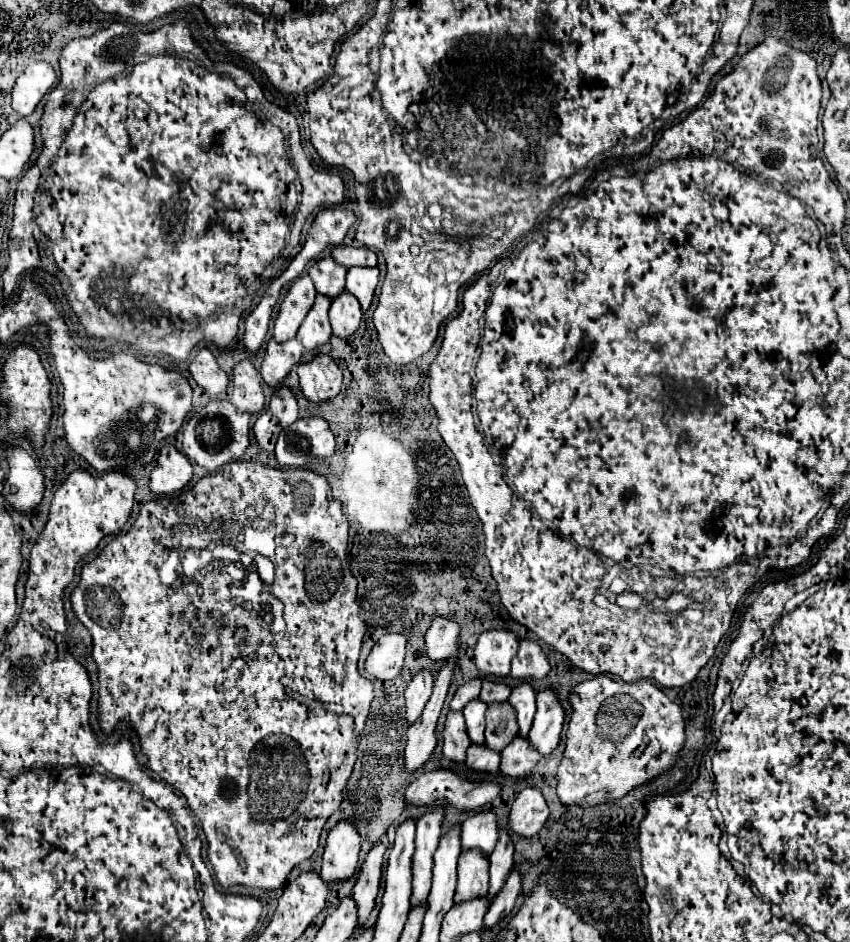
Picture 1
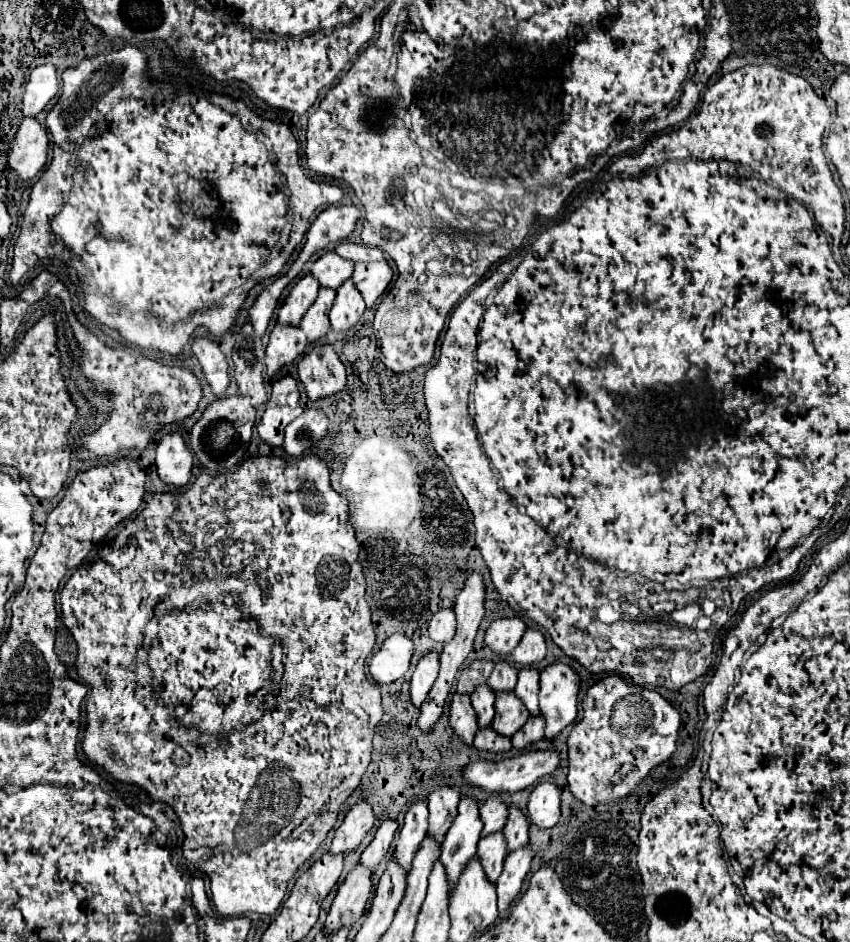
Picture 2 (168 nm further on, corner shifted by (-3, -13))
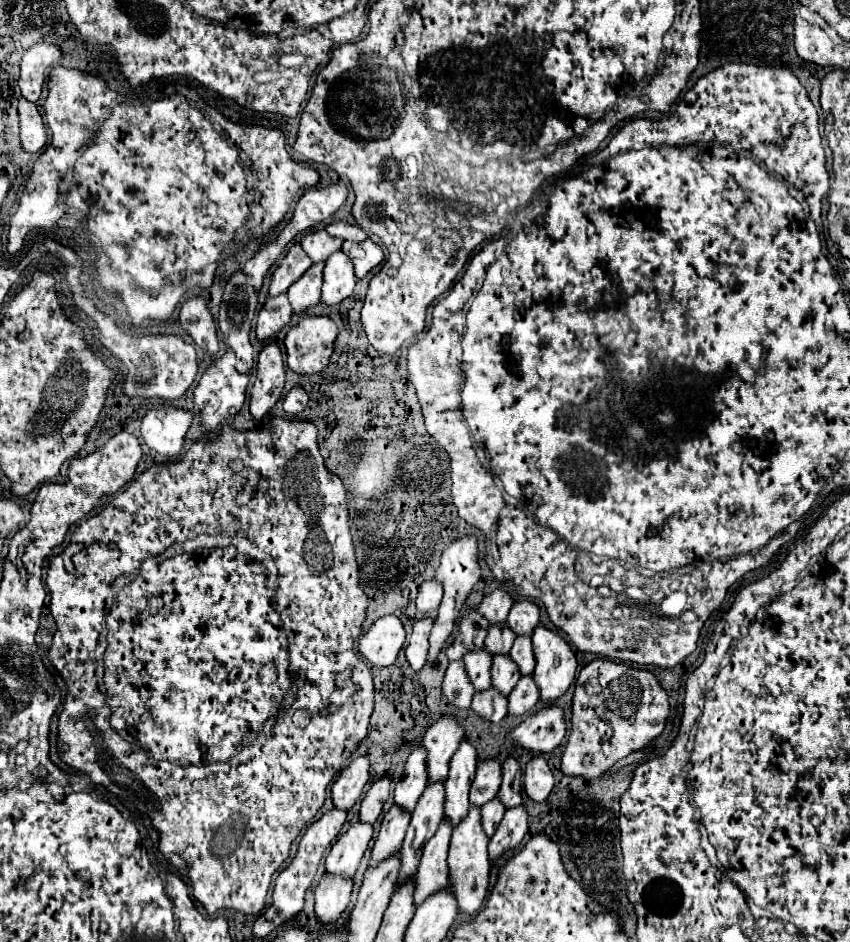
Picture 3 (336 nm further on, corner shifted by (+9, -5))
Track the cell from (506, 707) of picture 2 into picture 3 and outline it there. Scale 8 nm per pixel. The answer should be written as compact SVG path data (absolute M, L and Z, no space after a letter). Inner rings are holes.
M498 655L492 659L492 687L496 687L496 691L500 691L504 697L512 693L512 687L516 687L518 679L520 679L520 671L518 667L506 657Z

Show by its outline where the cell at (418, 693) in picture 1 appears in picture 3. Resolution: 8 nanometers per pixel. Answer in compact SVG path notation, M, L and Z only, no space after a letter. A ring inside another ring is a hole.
M420 617L412 627L412 633L408 637L408 647L406 647L406 659L412 671L420 671L426 663L430 629L432 629L432 617Z

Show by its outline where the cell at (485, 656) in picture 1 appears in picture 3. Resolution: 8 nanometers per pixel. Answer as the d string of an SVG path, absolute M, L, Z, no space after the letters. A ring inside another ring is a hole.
M494 591L482 599L478 611L480 615L484 615L484 619L488 619L490 625L496 625L496 623L506 623L510 607L512 607L510 595L504 591Z

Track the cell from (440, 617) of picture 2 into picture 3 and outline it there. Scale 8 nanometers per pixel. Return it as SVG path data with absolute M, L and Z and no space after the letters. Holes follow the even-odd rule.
M426 581L418 589L416 597L416 607L422 615L430 615L432 611L438 611L442 599L442 587L438 581Z

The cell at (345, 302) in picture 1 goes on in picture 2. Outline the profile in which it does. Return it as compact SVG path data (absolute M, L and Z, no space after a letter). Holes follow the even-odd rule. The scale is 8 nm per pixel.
M346 279L338 287L334 307L330 309L332 327L336 331L346 331L358 323L358 319L362 317L364 311L366 311L366 303L364 303L360 291L356 289L352 279Z

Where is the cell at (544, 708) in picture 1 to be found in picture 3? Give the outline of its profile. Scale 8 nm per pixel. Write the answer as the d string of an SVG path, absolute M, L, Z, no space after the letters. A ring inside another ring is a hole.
M538 625L532 635L532 649L536 655L532 677L536 679L536 687L540 687L540 701L544 705L554 705L574 681L578 667L576 657L564 639L542 625Z

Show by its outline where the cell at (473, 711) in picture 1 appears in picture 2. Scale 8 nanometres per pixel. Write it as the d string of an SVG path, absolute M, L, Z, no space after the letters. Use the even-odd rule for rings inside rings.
M480 685L480 687L476 687L472 691L470 699L472 699L472 707L478 713L478 725L484 727L484 723L490 723L494 719L494 699L496 699L496 693L488 685Z

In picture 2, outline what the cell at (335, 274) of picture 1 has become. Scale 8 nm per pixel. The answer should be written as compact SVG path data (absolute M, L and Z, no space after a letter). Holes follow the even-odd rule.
M326 251L322 257L318 257L312 263L312 275L320 281L324 287L334 287L338 289L344 279L348 279L354 271L354 263L350 259L342 259L334 251Z

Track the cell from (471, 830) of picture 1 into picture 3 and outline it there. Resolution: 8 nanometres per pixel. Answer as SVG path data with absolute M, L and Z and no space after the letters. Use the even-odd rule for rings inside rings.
M484 761L478 765L476 777L470 789L470 805L482 807L484 803L492 801L500 789L502 767L498 761Z

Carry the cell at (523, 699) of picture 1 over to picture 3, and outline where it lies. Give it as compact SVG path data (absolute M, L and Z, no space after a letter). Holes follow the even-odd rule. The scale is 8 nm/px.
M516 637L512 649L510 649L510 659L520 667L520 675L532 675L534 671L534 655L532 655L532 643L530 637Z

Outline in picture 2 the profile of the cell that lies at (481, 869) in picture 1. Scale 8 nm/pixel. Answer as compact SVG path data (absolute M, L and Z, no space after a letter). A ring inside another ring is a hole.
M502 831L490 833L478 841L478 857L480 857L484 871L488 873L488 879L492 879L492 883L498 879L498 875L502 871L506 853L508 853L506 837Z

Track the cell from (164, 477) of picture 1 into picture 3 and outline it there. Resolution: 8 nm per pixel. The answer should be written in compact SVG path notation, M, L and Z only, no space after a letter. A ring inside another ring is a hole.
M160 405L142 419L142 439L148 445L148 449L174 461L182 451L184 435L190 427L190 421L190 411Z

